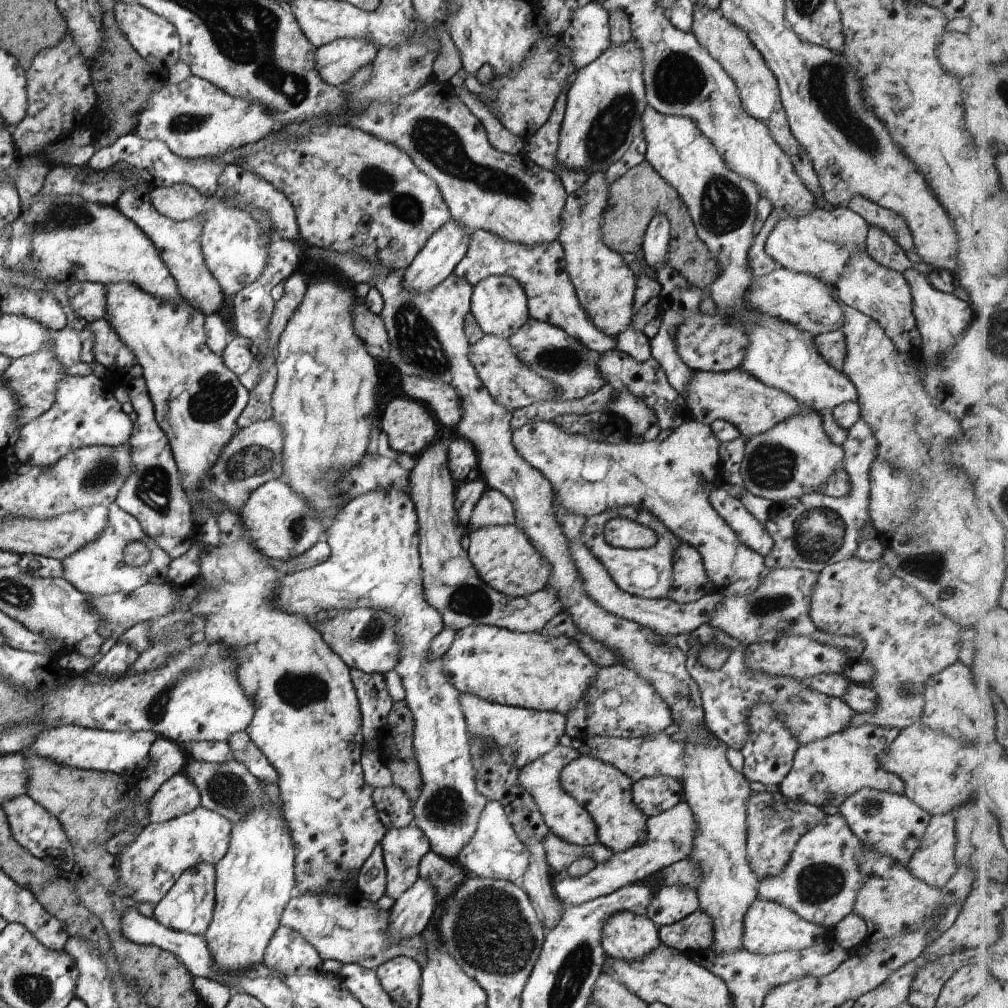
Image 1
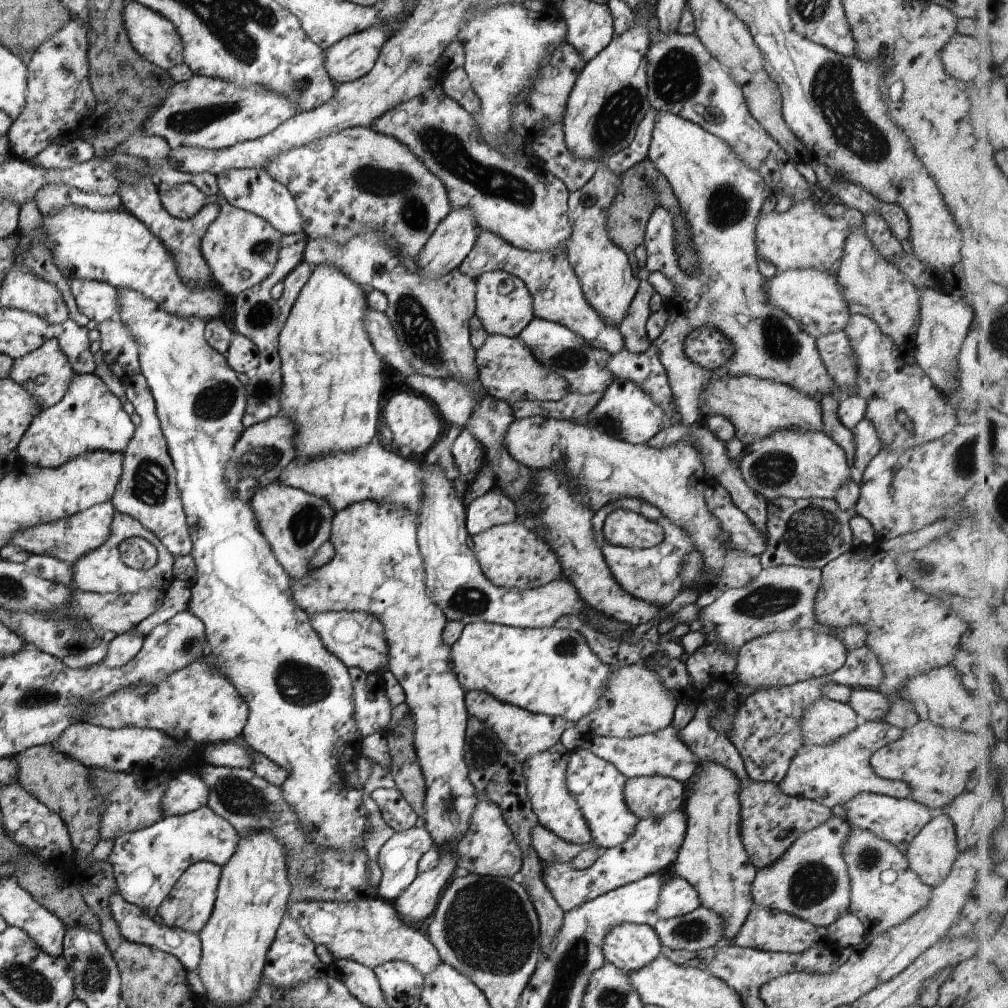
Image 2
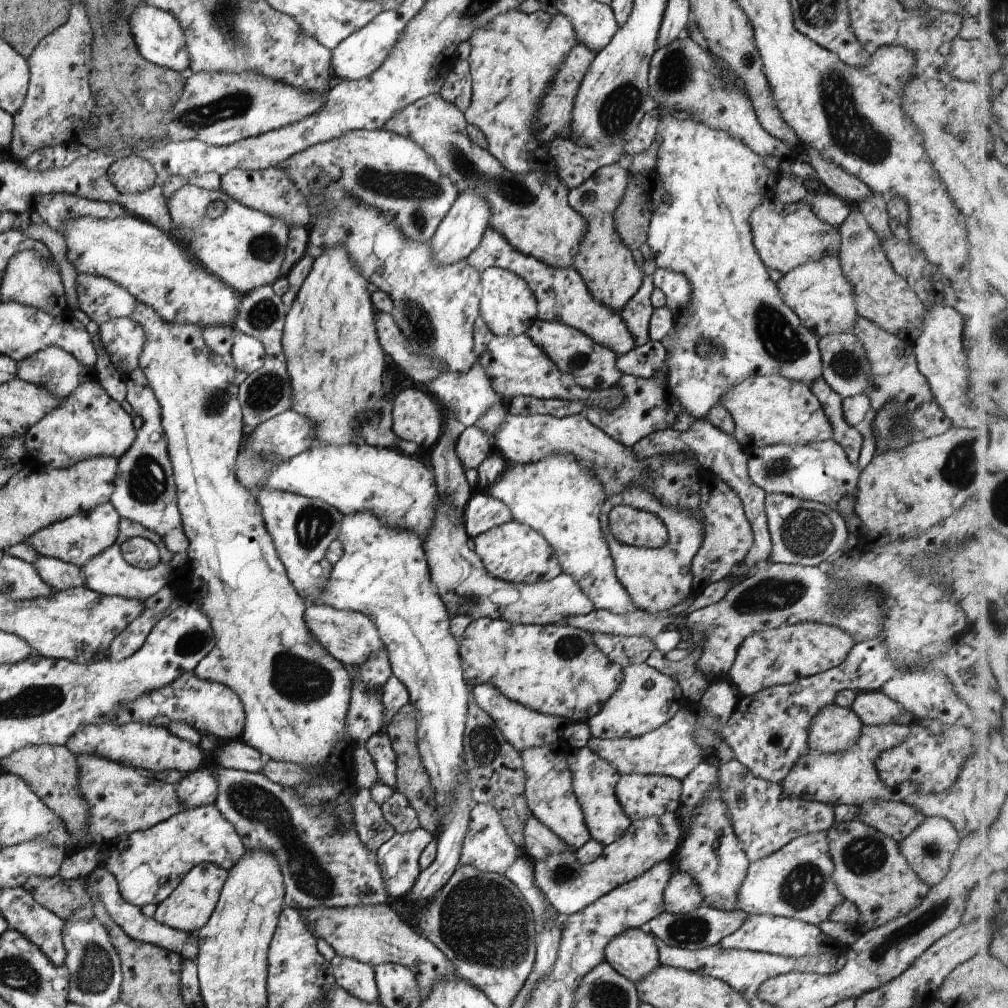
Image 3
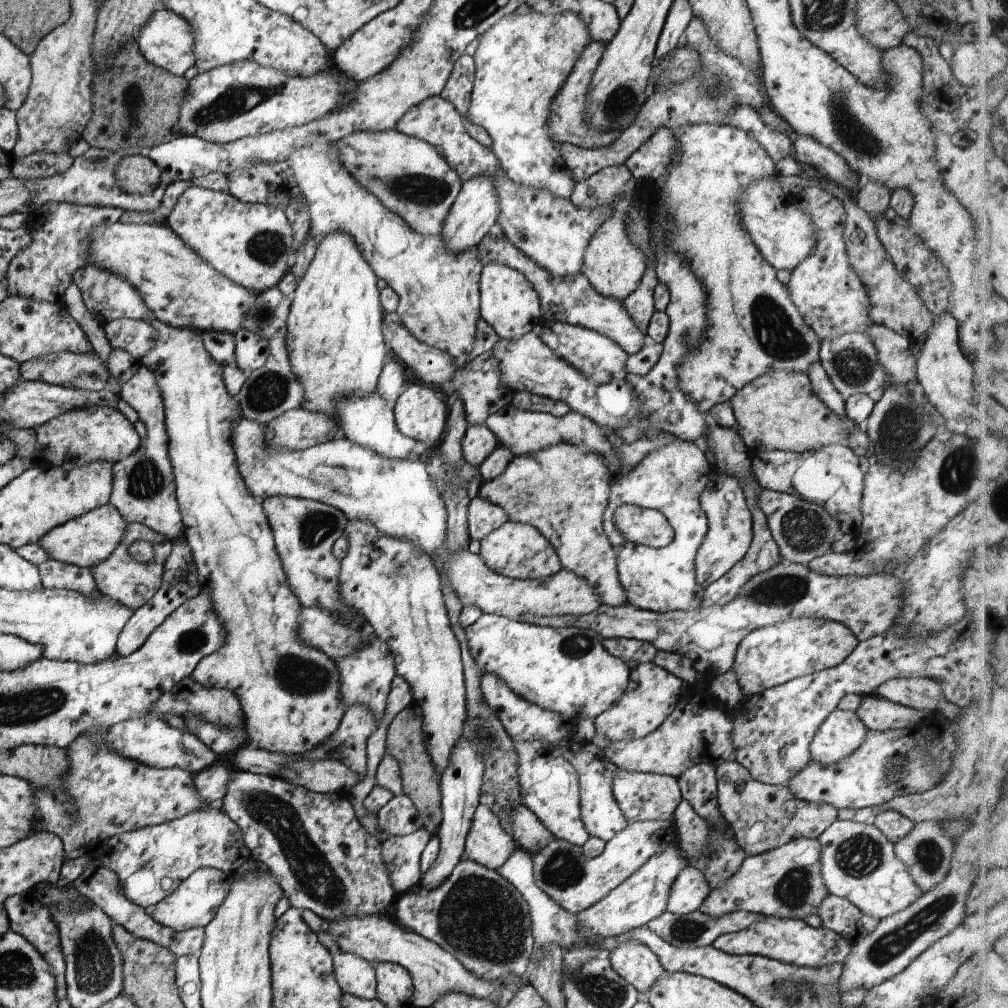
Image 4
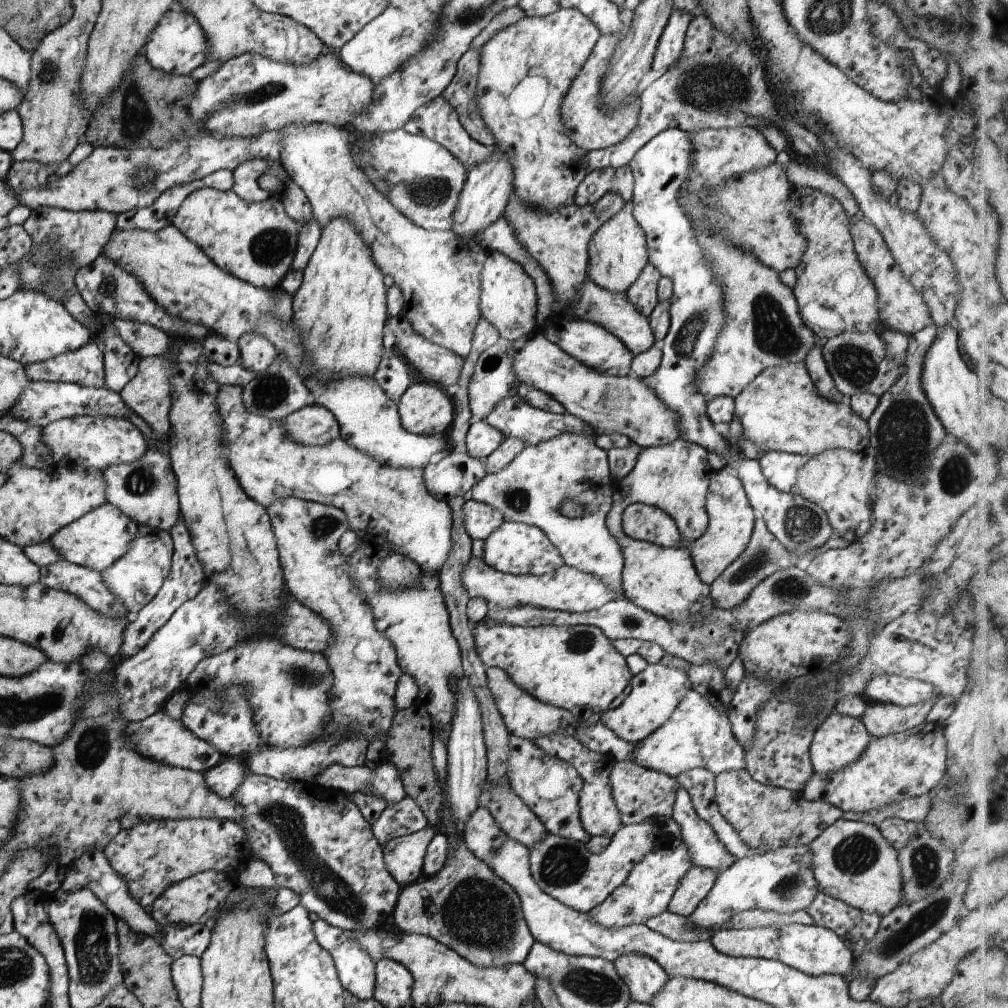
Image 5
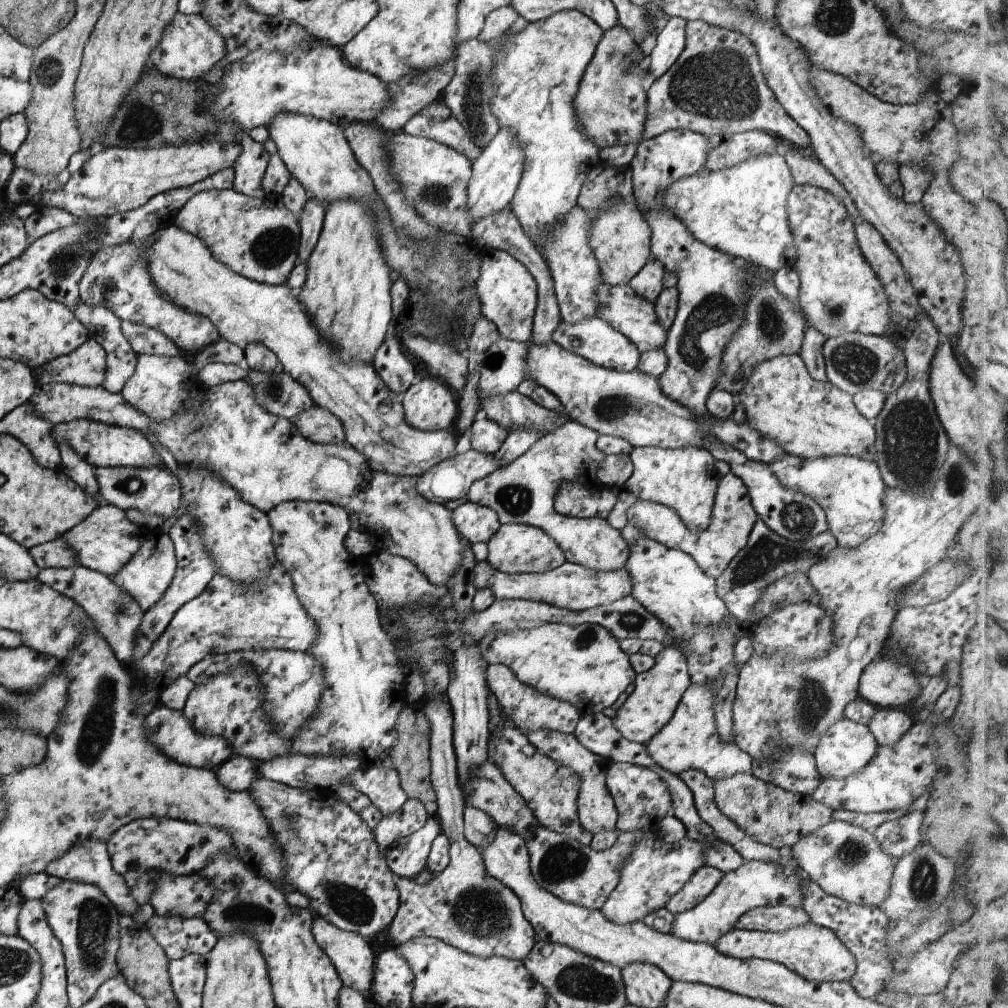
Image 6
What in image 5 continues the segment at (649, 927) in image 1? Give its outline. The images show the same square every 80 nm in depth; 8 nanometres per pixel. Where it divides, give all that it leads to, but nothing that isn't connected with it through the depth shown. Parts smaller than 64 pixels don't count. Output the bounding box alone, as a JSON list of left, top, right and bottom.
[613,954,668,1004]

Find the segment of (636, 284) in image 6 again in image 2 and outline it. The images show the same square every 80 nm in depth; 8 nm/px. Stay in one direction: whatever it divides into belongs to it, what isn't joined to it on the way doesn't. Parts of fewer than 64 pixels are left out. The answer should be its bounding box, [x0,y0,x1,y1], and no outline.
[618,280,655,353]

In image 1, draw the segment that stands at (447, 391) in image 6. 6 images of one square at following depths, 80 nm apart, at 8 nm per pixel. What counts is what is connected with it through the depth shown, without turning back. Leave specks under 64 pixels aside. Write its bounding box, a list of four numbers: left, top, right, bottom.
[379,396,436,453]

